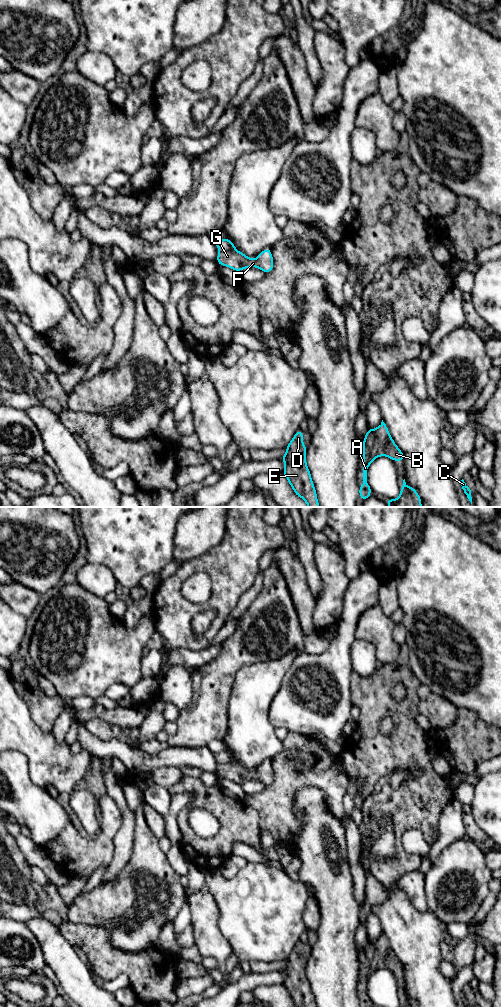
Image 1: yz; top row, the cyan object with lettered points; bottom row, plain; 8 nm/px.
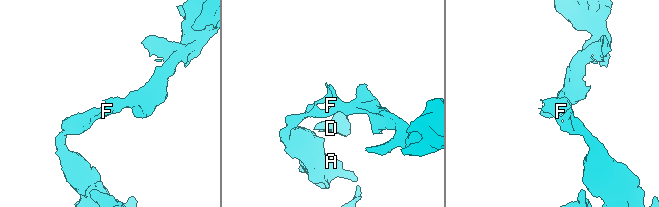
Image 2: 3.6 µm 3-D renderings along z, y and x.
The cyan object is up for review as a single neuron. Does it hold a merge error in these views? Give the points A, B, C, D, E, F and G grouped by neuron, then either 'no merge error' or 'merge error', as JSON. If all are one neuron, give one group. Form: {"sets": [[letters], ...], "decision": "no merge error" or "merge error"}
{"sets": [["A", "B", "C", "D", "E", "F", "G"]], "decision": "no merge error"}

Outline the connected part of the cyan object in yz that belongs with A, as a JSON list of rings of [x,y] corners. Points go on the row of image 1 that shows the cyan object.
[[[381,424],[376,429],[367,429],[363,439],[363,485],[359,487],[359,496],[365,501],[371,496],[371,488],[367,482],[369,465],[379,456],[387,456],[392,461],[404,460],[404,454],[392,439],[386,424]]]

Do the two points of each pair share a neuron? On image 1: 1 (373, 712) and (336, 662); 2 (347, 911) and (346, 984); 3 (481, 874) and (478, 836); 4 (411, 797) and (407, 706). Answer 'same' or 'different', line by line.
1: different
2: same
3: different
4: same

